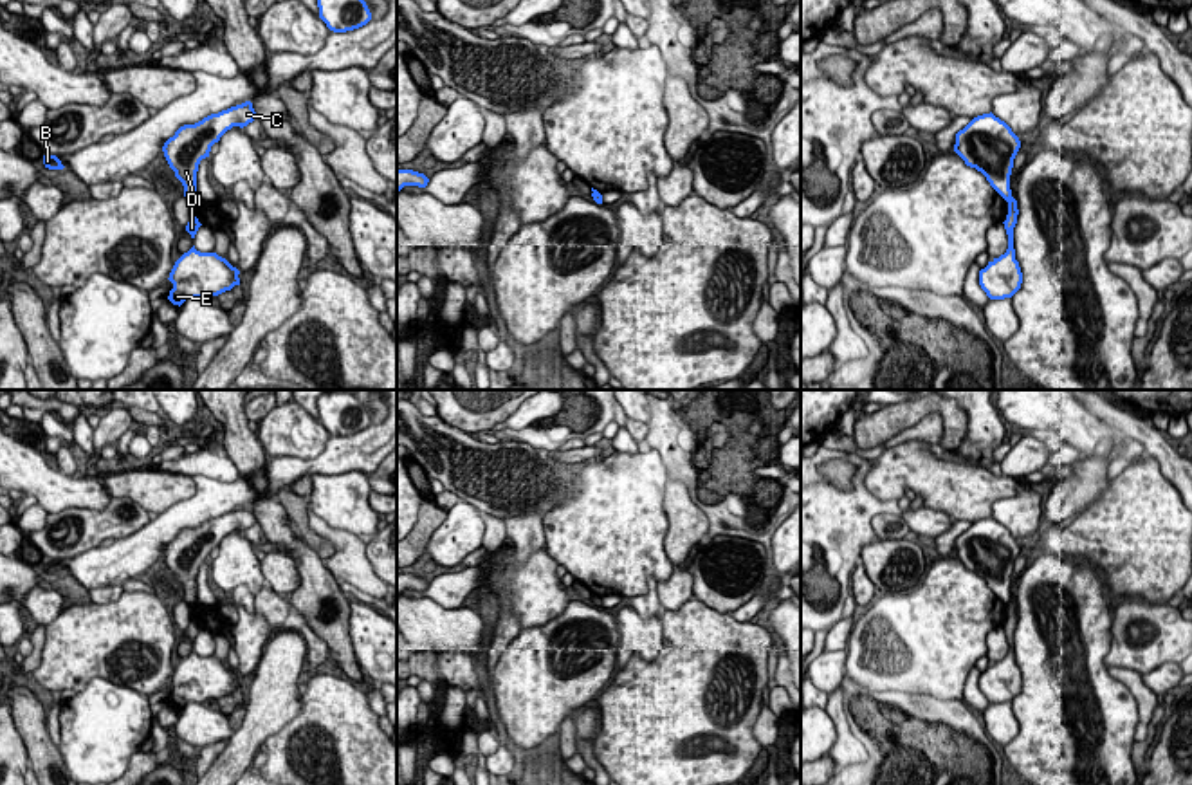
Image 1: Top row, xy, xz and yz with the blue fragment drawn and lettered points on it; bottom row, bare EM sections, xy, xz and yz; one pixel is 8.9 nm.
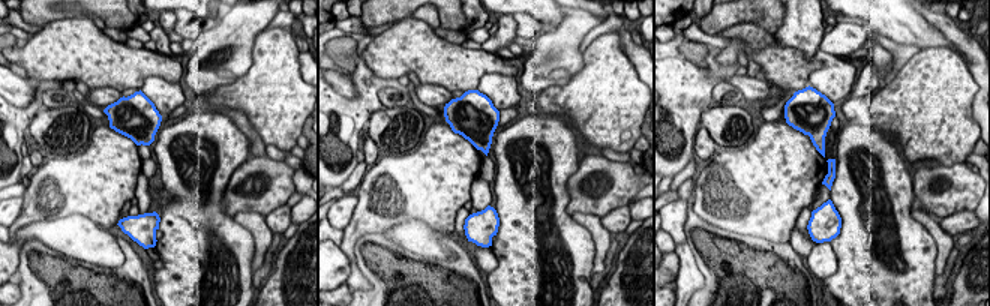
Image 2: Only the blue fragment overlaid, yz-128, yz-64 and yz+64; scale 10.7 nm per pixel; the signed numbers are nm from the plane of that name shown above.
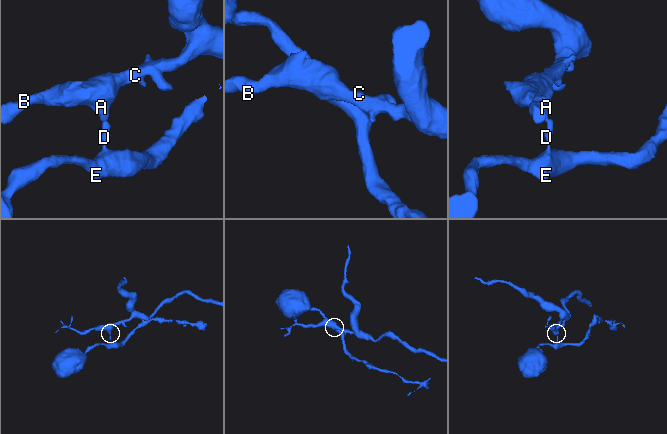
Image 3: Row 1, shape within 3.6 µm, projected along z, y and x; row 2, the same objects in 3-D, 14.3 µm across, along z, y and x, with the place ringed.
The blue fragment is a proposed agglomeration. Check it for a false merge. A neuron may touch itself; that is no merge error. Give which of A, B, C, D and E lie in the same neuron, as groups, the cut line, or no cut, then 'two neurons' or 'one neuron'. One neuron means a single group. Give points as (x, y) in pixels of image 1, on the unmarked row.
groups A B C / D E; cut yz (1010, 600), (1007, 605); two neurons

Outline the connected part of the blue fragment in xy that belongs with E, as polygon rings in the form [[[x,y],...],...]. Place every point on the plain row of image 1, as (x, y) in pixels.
[[[195,650],[184,657],[170,677],[173,693],[168,704],[182,709],[188,702],[218,700],[240,689],[240,675],[216,657],[200,657]]]

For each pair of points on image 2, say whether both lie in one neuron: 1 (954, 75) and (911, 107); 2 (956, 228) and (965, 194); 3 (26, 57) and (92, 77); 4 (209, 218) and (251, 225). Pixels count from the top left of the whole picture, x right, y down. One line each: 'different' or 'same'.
1: same
2: different
3: same
4: different

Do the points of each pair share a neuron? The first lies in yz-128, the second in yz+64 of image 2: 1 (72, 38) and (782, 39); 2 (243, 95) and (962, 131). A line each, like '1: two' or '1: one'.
1: two
2: one

